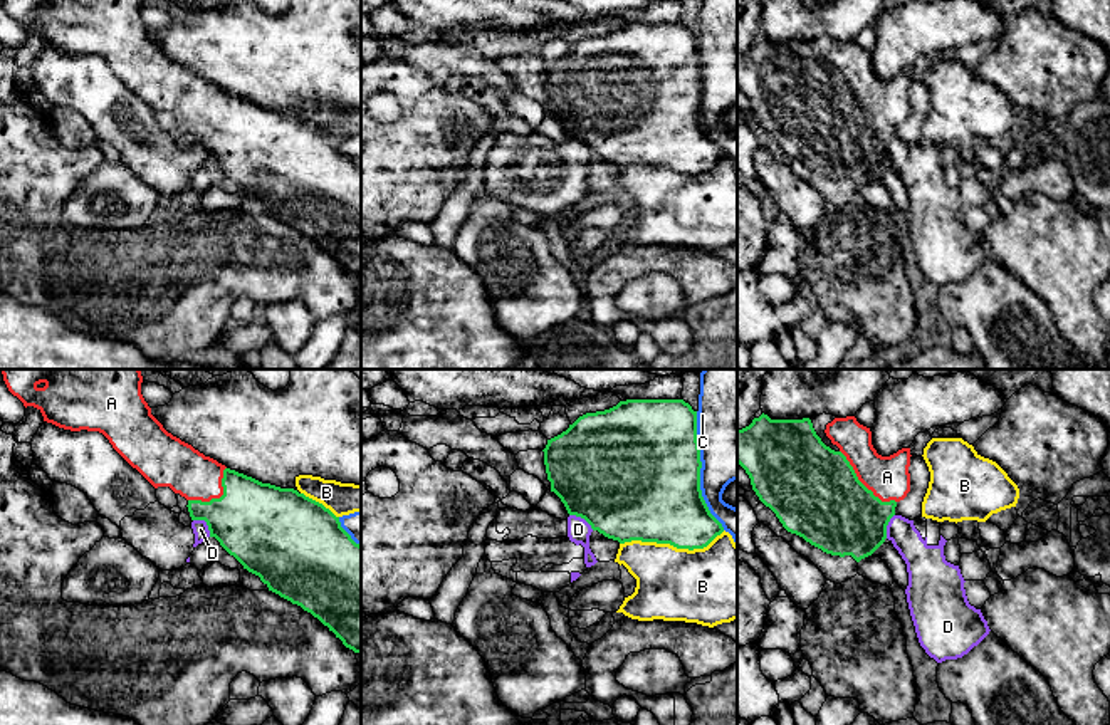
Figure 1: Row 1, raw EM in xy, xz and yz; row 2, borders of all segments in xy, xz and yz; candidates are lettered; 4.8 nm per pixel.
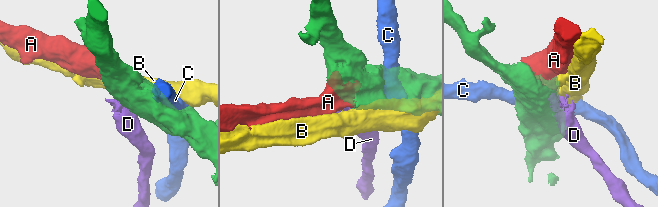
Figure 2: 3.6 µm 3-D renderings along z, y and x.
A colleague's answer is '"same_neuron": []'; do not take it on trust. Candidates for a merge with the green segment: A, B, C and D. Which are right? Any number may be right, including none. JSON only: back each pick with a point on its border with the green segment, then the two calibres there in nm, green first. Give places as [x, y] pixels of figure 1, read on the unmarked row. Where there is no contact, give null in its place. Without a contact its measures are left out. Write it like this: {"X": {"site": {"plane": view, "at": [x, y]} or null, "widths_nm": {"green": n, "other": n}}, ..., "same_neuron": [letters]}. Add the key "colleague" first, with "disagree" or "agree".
{"colleague": "disagree", "A": {"site": {"plane": "yz", "at": [862, 108]}, "widths_nm": {"green": 440, "other": 200}}, "same_neuron": ["A"]}

